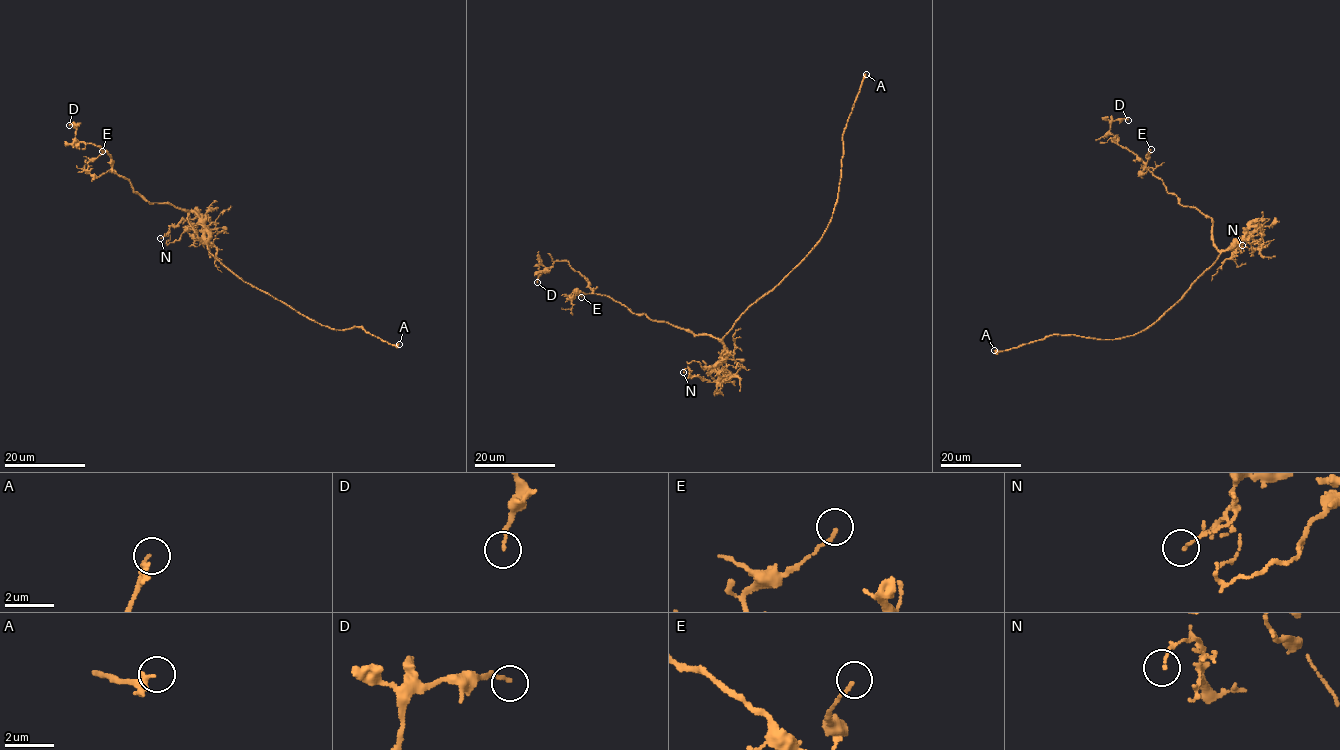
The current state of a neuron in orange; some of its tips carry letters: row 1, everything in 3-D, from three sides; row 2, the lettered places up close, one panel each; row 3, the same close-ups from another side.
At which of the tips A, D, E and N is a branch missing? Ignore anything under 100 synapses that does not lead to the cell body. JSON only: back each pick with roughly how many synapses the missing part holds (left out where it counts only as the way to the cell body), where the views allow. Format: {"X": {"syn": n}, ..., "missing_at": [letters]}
{"missing_at": ["A"]}

